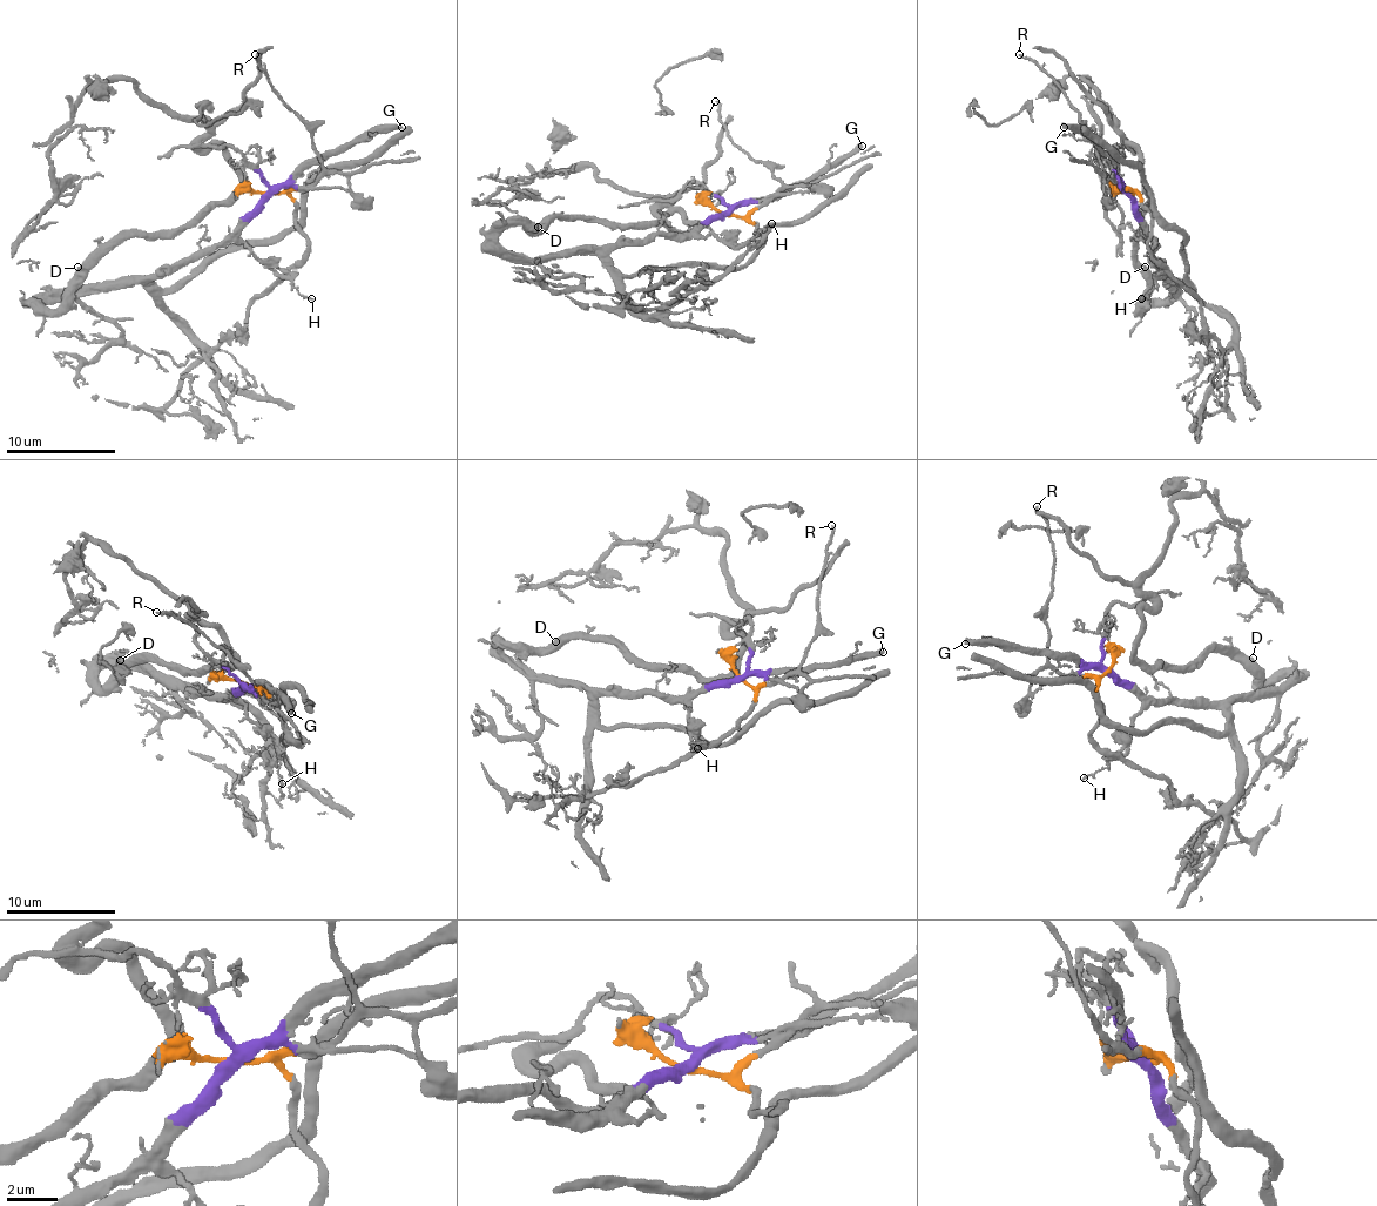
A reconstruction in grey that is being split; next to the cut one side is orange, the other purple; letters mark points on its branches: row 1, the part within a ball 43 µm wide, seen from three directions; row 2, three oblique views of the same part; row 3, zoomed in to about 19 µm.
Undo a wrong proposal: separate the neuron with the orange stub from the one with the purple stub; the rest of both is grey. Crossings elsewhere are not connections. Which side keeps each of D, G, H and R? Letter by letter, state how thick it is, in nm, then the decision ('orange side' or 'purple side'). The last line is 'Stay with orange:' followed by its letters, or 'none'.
D: 480 nm | purple side
G: 360 nm | purple side
H: 90 nm | purple side
R: 180 nm | orange side
Stay with orange: R

